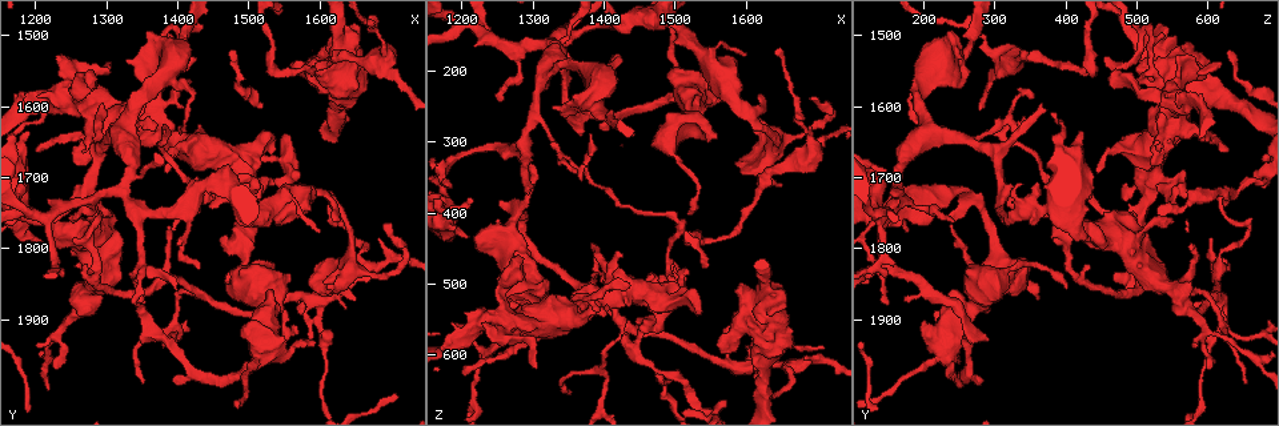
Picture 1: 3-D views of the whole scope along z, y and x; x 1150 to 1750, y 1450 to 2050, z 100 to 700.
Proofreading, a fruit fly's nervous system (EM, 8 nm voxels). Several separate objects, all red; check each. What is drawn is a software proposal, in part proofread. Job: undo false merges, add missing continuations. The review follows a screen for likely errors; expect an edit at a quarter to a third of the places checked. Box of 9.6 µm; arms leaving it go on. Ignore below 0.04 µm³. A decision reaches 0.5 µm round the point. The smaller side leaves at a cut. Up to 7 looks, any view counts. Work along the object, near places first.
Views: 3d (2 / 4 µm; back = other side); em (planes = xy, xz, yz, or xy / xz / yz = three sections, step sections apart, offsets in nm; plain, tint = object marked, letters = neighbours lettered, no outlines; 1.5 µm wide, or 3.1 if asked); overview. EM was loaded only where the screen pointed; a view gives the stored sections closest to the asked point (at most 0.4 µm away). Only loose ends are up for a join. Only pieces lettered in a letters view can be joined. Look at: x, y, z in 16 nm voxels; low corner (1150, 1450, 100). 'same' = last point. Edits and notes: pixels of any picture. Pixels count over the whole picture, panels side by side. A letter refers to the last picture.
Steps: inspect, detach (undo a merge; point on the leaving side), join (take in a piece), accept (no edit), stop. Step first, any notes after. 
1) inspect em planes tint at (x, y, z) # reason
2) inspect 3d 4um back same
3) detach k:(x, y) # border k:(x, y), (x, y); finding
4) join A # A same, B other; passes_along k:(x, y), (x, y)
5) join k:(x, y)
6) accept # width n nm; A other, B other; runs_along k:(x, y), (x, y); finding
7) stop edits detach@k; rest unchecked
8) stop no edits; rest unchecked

inspect em planes tint at (1450, 1730, 580) # sharp bend

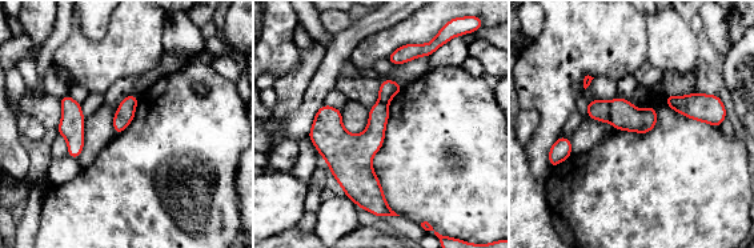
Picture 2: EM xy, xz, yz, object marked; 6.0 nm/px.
inspect em planes letters same # what lies round it

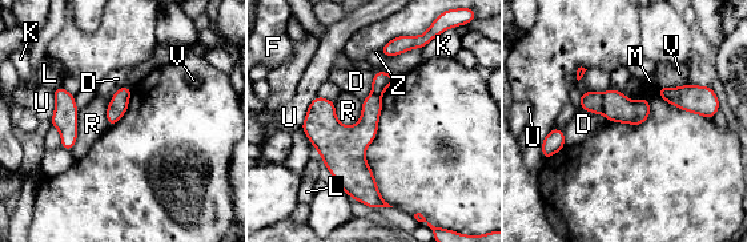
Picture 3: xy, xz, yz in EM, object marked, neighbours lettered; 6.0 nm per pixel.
detach 3:(617, 107) # D other, F other, K other, L other, M other, R other, U other, V other, Z other; a second neuron is stuck on

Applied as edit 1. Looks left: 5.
inspect em planes plain at (1580, 1880, 560) # thin end

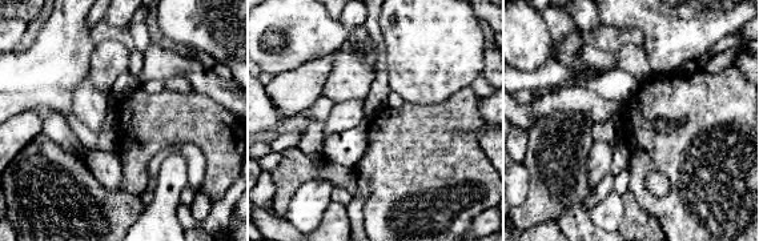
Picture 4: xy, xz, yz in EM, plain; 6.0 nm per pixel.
inspect em planes letters same # what lies round it

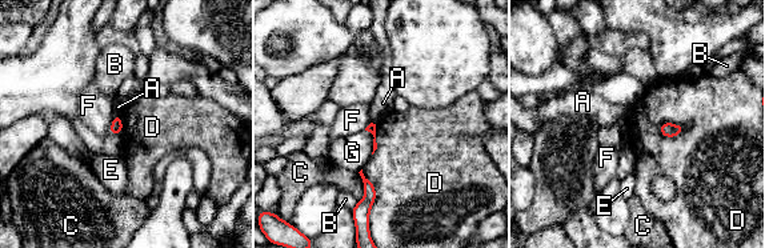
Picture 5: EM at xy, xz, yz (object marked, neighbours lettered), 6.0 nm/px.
accept # A other, B other, C other, D other, E other, F other, G other; border 5:(685, 127), (675, 136), (659, 131); none of them fits

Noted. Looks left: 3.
inspect em planes letters at (1270, 1825, 430) # an open end

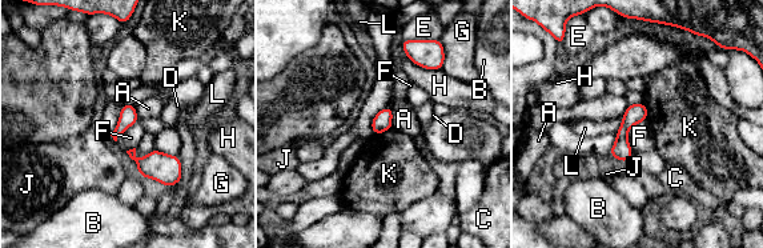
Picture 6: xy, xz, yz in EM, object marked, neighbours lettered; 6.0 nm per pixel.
accept # A other, B other, C other, D other, E other, F other, G other, H other, J other, K other, L other; runs_along 6:(642, 107), (622, 132), (623, 158); no lettered piece goes on from it

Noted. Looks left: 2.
stop edits detach@3; rest unchecked

